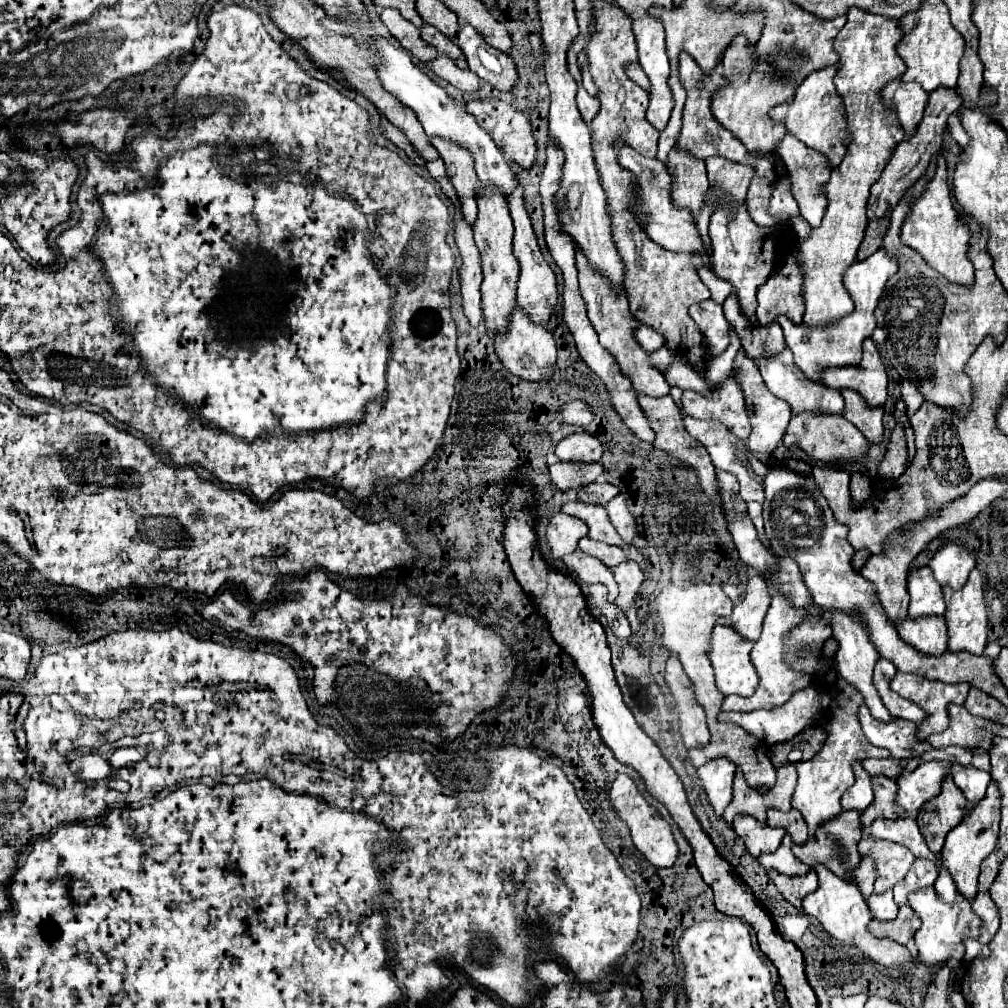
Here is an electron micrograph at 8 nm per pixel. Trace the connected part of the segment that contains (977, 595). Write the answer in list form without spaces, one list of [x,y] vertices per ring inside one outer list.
[[[972,569],[966,585],[958,591],[952,591],[950,587],[944,589],[944,599],[946,599],[946,625],[948,625],[948,649],[952,653],[968,651],[972,655],[982,655],[986,643],[988,643],[988,613],[986,613],[986,603],[984,603],[984,579],[978,569]]]

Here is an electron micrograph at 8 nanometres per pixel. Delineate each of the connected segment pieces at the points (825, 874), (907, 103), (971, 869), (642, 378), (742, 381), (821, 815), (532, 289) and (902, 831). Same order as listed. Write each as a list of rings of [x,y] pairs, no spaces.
[[[816,865],[814,867],[818,873],[818,889],[814,893],[810,893],[804,901],[802,907],[810,909],[810,915],[818,917],[824,925],[824,929],[842,941],[854,943],[854,947],[858,947],[866,957],[870,957],[874,963],[888,967],[888,969],[906,969],[908,963],[914,963],[914,953],[900,945],[894,943],[892,939],[876,939],[870,931],[868,931],[868,923],[872,921],[872,915],[868,911],[868,905],[860,893],[860,889],[854,883],[848,883],[844,879],[840,879],[838,875],[834,875],[832,871],[828,871],[824,865]]]
[[[890,81],[880,91],[880,99],[886,109],[892,109],[896,113],[900,127],[904,129],[906,137],[910,137],[924,115],[928,93],[918,83]]]
[[[990,783],[986,797],[976,803],[976,807],[964,817],[964,821],[954,827],[944,843],[944,849],[940,853],[944,867],[950,871],[958,893],[968,899],[974,901],[976,893],[978,893],[978,873],[980,873],[980,863],[996,849],[996,841],[998,841],[998,823],[1000,823],[1000,793],[996,789],[994,783]]]
[[[576,251],[576,267],[578,267],[578,281],[580,281],[580,295],[586,303],[586,311],[588,311],[588,319],[592,323],[592,327],[596,329],[598,337],[600,337],[600,345],[610,351],[616,359],[616,363],[620,365],[622,373],[632,381],[632,387],[636,391],[636,395],[648,395],[648,397],[664,397],[670,393],[670,385],[666,383],[664,375],[660,371],[656,371],[654,367],[650,367],[648,363],[648,353],[644,353],[636,339],[632,337],[632,331],[640,325],[630,309],[628,309],[628,301],[626,295],[616,295],[608,283],[596,273],[592,271],[592,267],[588,267],[588,261],[584,259],[584,255],[580,251]]]
[[[740,349],[738,355],[736,355],[736,365],[740,367],[740,371],[734,373],[734,379],[738,379],[738,385],[744,393],[744,399],[746,399],[746,411],[748,411],[748,417],[750,417],[750,423],[752,423],[752,433],[748,437],[748,447],[750,451],[754,453],[766,453],[770,455],[780,443],[782,443],[782,435],[788,427],[788,421],[792,417],[790,413],[790,405],[784,403],[782,399],[774,397],[766,387],[764,387],[764,381],[760,377],[760,371],[756,367],[754,361],[750,361],[744,351]]]
[[[838,679],[838,687],[840,687],[840,693],[830,703],[830,711],[834,711],[834,713],[826,725],[828,739],[826,739],[824,747],[814,755],[814,759],[796,763],[798,785],[796,785],[796,791],[792,797],[792,807],[804,815],[810,837],[816,833],[816,829],[822,823],[826,823],[828,819],[834,819],[836,815],[842,813],[840,797],[854,783],[852,763],[860,763],[868,758],[890,757],[887,749],[872,747],[872,743],[868,743],[868,739],[862,733],[862,727],[856,717],[856,711],[862,705],[862,695],[856,689],[852,689],[848,683],[844,683],[842,679]]]
[[[518,185],[514,189],[512,195],[508,195],[508,207],[510,207],[510,215],[514,219],[514,255],[520,263],[520,279],[518,279],[518,305],[536,321],[536,323],[542,323],[546,325],[550,313],[554,311],[556,307],[556,299],[558,299],[558,293],[556,293],[556,275],[554,271],[550,269],[550,265],[544,261],[542,253],[540,253],[540,247],[536,243],[536,237],[534,237],[534,231],[532,231],[532,225],[530,225],[530,217],[524,209],[524,203],[522,203],[522,187]]]
[[[898,817],[898,819],[876,819],[874,825],[870,825],[870,833],[876,839],[888,839],[896,841],[904,847],[908,847],[916,857],[926,857],[932,861],[938,861],[938,857],[926,847],[926,841],[922,833],[918,831],[916,821]]]

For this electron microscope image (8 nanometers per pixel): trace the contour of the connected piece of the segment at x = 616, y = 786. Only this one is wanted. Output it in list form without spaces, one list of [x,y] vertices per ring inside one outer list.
[[[618,775],[616,781],[612,783],[610,789],[610,803],[614,807],[614,811],[618,813],[618,817],[622,821],[626,821],[630,833],[632,833],[632,841],[636,845],[636,849],[654,865],[654,867],[670,867],[676,861],[678,855],[678,847],[674,843],[670,825],[656,813],[654,807],[650,807],[644,797],[638,793],[634,781],[628,775]]]

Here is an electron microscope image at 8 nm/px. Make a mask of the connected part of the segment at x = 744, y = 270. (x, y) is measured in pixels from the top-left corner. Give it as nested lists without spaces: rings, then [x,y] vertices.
[[[720,205],[714,215],[710,217],[710,239],[712,239],[712,269],[714,273],[728,281],[738,297],[740,309],[748,319],[756,319],[754,303],[756,303],[756,291],[758,285],[766,283],[772,267],[774,267],[774,237],[772,237],[772,227],[758,227],[746,207],[742,205],[734,219],[728,219],[724,211],[726,207]]]

